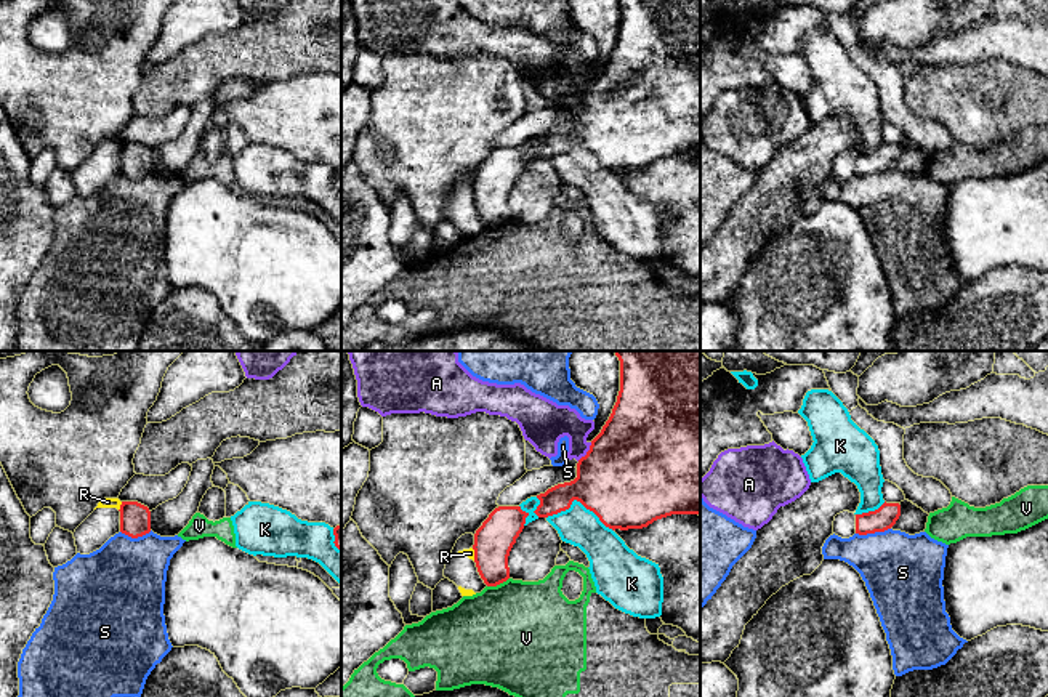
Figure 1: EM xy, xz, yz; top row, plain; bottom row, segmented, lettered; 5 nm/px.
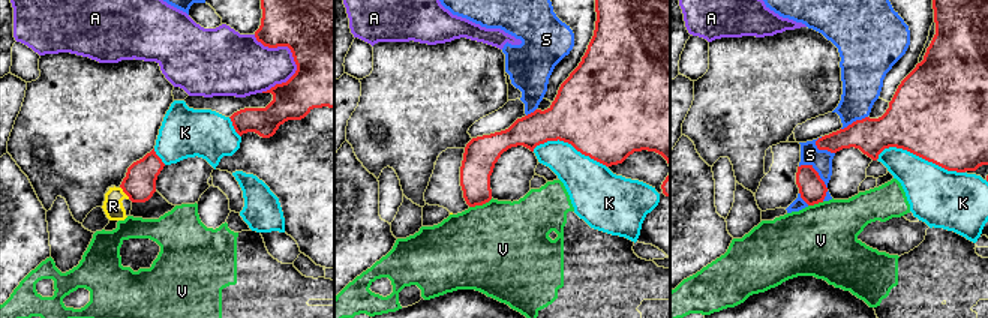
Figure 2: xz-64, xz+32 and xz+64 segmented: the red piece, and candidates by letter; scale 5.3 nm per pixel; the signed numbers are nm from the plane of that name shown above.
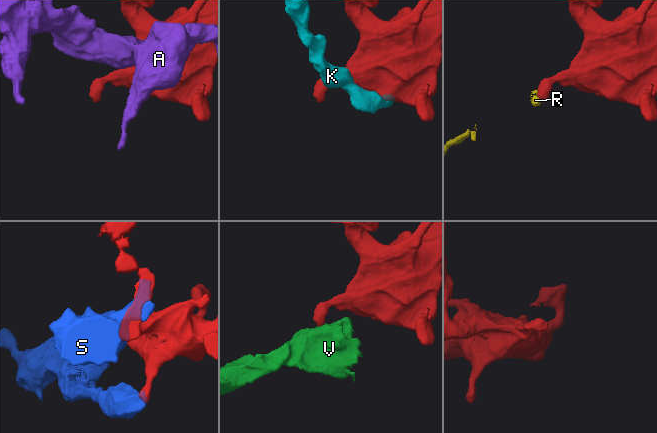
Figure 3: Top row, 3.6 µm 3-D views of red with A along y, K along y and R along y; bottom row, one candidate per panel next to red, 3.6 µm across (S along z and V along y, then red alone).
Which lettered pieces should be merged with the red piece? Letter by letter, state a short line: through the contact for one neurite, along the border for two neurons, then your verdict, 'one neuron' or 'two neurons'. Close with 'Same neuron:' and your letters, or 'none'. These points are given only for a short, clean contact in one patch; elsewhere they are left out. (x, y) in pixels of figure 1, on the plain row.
A: two neurons
K: two neurons
R: two neurons
S: two neurons
V: xz (508, 218), (487, 228) | two neurons
Same neuron: none

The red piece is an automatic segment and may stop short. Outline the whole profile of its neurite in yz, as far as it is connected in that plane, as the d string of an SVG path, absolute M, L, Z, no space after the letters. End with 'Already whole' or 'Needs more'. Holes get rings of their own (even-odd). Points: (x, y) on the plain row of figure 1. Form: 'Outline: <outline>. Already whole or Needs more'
Outline: M883 144L878 151L856 155L856 175L867 176L891 170L901 157L899 144Z. Already whole

